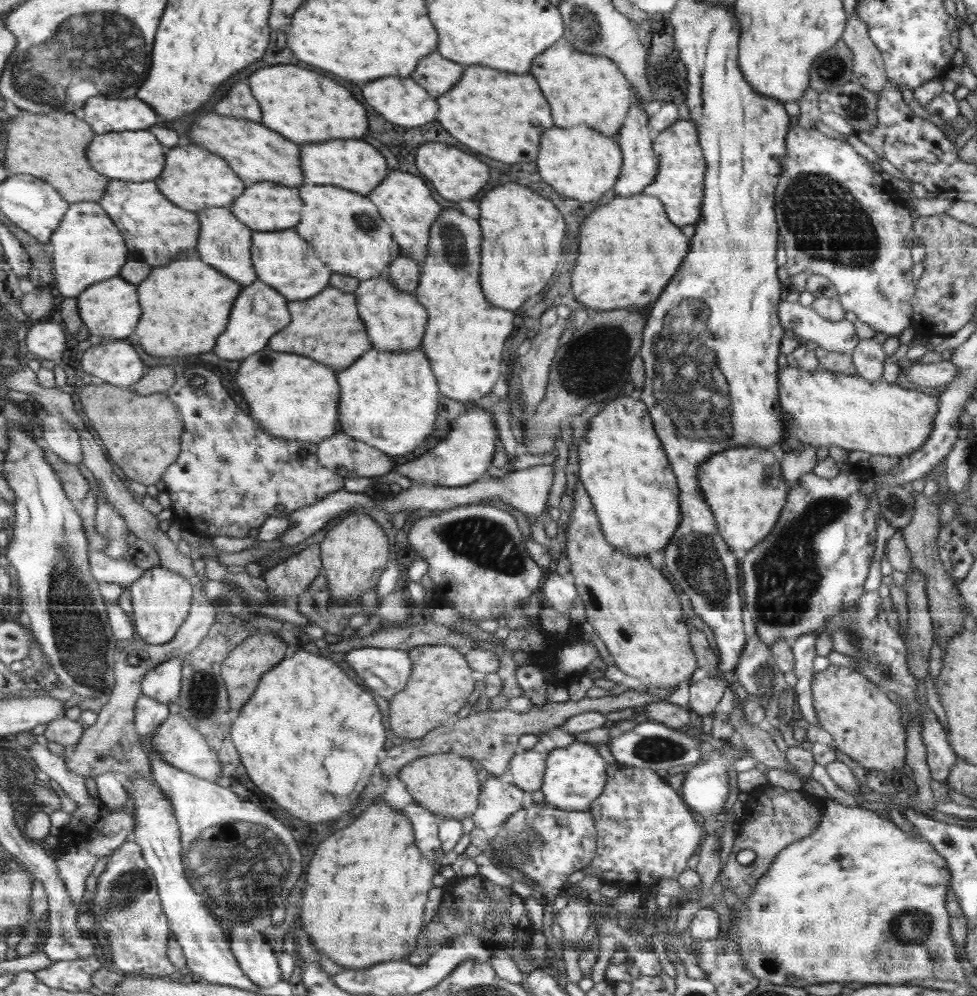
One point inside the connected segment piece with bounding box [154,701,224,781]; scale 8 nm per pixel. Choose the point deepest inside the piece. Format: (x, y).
(179, 741)

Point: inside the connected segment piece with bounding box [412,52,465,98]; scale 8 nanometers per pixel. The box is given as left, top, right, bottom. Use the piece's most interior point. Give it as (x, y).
(436, 74)

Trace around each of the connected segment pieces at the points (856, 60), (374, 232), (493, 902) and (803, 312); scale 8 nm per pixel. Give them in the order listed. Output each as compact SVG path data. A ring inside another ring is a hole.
M854 11L843 30L843 41L853 53L853 80L876 95L888 86L883 58L869 37L868 27Z
M339 185L300 188L304 192L302 218L294 229L309 241L316 254L328 260L328 268L336 268L342 275L354 276L359 281L383 275L392 263L390 244L392 237L387 221L380 216L379 208L370 196L342 188Z
M480 875L457 878L443 888L443 899L437 914L425 926L423 934L419 935L419 943L406 961L414 966L424 964L444 943L455 936L476 935L492 952L510 955L511 960L525 975L536 969L549 968L548 963L534 964L531 956L527 956L525 952L533 932L534 929L526 917L524 898L512 889L494 885Z
M780 301L780 321L795 338L802 342L812 341L828 352L851 354L859 338L855 327L848 320L825 320L810 306L798 302Z

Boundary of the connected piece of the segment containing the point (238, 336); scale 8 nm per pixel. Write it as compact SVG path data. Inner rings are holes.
M256 280L243 290L244 296L240 296L240 300L236 302L236 312L232 314L232 324L228 326L228 332L224 332L224 336L220 338L220 344L216 346L218 356L226 360L244 360L246 356L262 350L270 340L270 336L276 334L276 316L278 316L278 332L290 322L290 314L286 308L288 300L282 294L276 294L274 288ZM276 302L278 302L278 314L276 314Z

